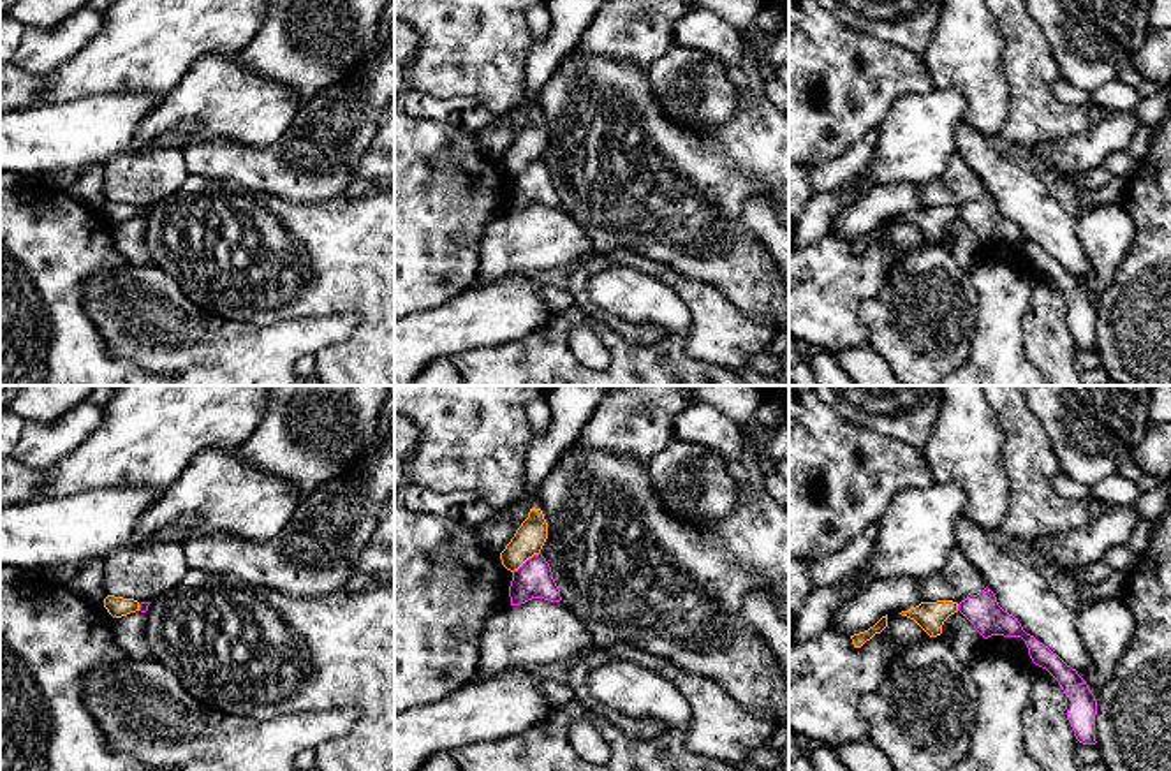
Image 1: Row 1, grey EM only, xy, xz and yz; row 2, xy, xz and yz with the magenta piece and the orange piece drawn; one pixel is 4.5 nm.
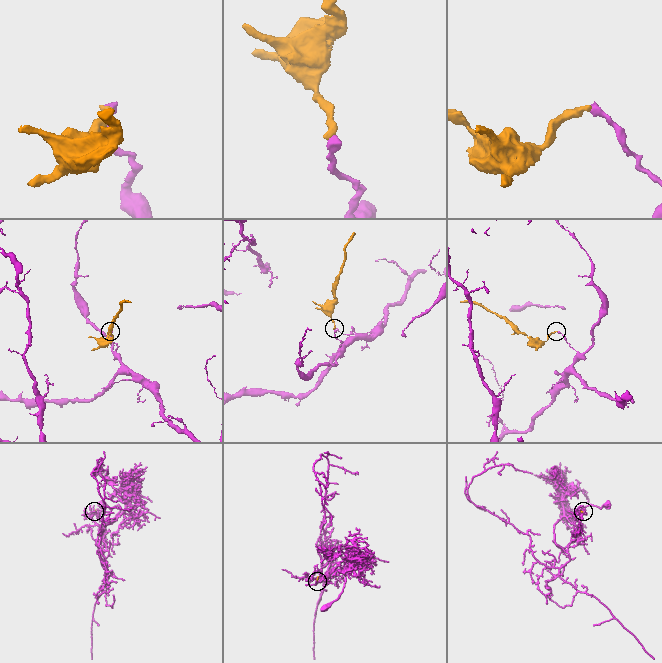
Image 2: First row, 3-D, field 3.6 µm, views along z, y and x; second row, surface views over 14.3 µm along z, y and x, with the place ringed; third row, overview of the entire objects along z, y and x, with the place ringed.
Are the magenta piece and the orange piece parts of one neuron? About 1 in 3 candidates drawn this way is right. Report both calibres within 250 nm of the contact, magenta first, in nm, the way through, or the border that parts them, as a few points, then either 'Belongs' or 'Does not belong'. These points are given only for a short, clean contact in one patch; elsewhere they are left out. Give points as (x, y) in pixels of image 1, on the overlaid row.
Thickness 180 nm (magenta) against 140 nm. Boundary: xz (539, 551), (513, 572). Does not belong

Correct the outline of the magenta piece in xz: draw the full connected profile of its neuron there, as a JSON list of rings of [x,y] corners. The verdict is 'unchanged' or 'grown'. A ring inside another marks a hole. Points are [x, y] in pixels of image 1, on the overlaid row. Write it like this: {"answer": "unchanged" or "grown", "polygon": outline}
{"answer": "unchanged", "polygon": [[[541,553],[528,558],[512,572],[509,597],[511,606],[519,606],[532,598],[544,598],[549,602],[562,600],[551,567]]]}

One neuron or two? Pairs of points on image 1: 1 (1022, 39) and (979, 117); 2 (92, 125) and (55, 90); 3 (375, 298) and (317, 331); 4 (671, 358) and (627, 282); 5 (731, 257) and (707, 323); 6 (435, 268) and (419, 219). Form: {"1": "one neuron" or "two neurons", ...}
{"1": "two neurons", "2": "two neurons", "3": "two neurons", "4": "one neuron", "5": "two neurons", "6": "one neuron"}

